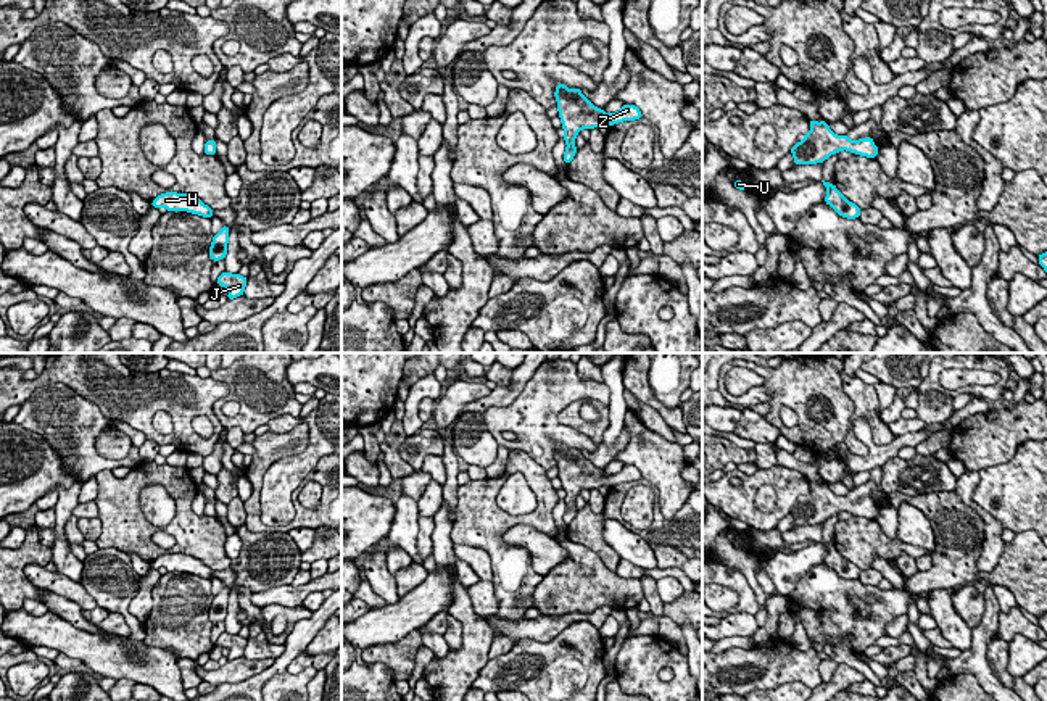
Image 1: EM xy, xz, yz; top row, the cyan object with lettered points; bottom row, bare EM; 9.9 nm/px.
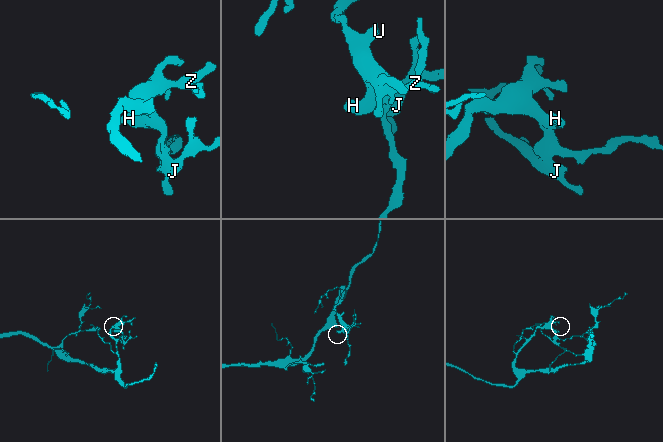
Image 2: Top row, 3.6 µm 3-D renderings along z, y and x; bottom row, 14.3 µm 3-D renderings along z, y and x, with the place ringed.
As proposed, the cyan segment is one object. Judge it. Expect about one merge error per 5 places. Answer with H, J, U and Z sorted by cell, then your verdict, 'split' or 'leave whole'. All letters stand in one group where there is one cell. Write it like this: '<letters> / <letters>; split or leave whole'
H J U Z; leave whole

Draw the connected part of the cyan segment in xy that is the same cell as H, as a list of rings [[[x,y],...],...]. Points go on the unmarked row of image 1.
[[[177,553],[161,554],[151,562],[151,567],[156,570],[159,567],[164,567],[168,572],[187,572],[203,579],[209,580],[213,579],[213,569],[205,566],[200,559],[195,559],[187,554],[177,554]]]

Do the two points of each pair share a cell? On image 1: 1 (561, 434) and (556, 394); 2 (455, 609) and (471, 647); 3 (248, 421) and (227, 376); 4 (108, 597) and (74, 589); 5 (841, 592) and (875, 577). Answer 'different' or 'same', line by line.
1: same
2: same
3: same
4: different
5: different

